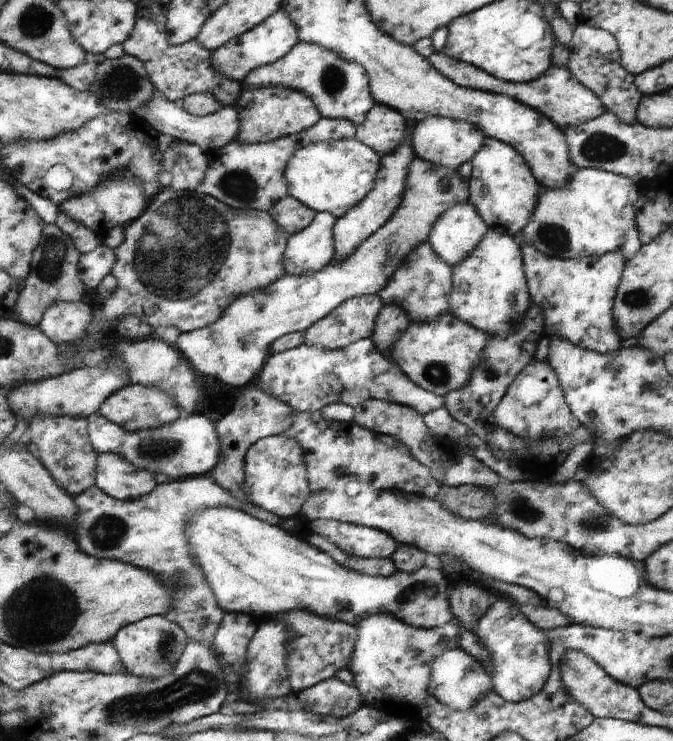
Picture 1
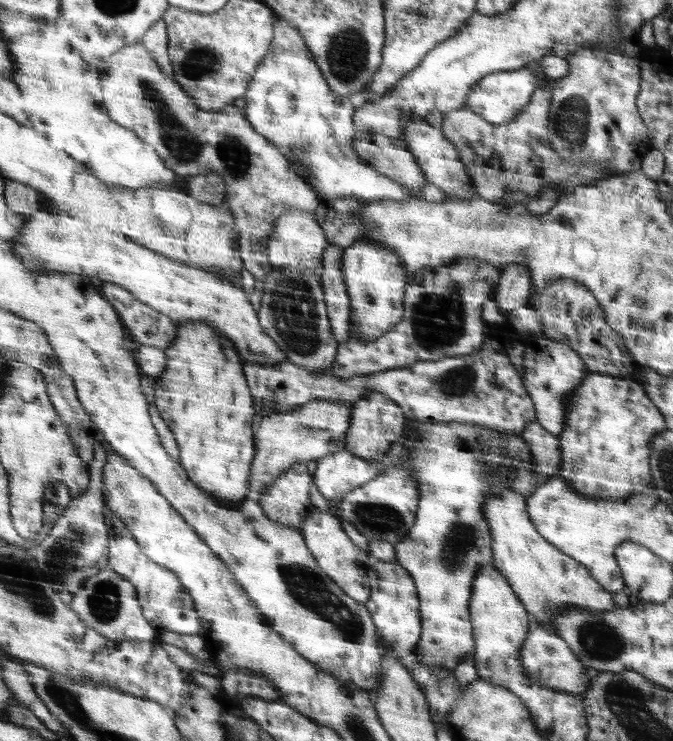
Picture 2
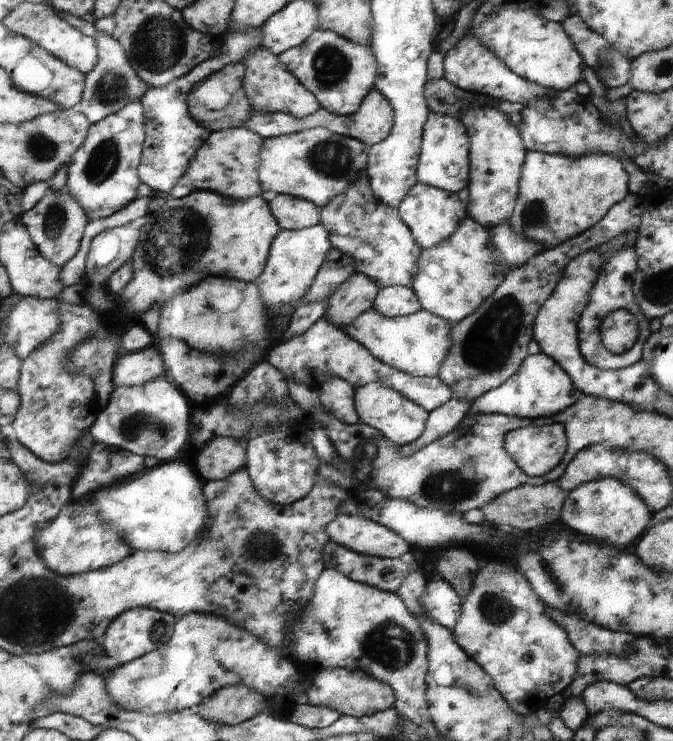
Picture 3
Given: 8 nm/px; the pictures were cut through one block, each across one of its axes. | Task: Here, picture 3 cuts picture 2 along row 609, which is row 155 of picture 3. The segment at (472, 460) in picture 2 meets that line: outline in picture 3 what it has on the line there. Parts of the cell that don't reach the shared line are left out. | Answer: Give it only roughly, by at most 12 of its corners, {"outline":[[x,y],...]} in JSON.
{"outline":[[430,112],[418,181],[452,193],[469,186],[470,137]]}

